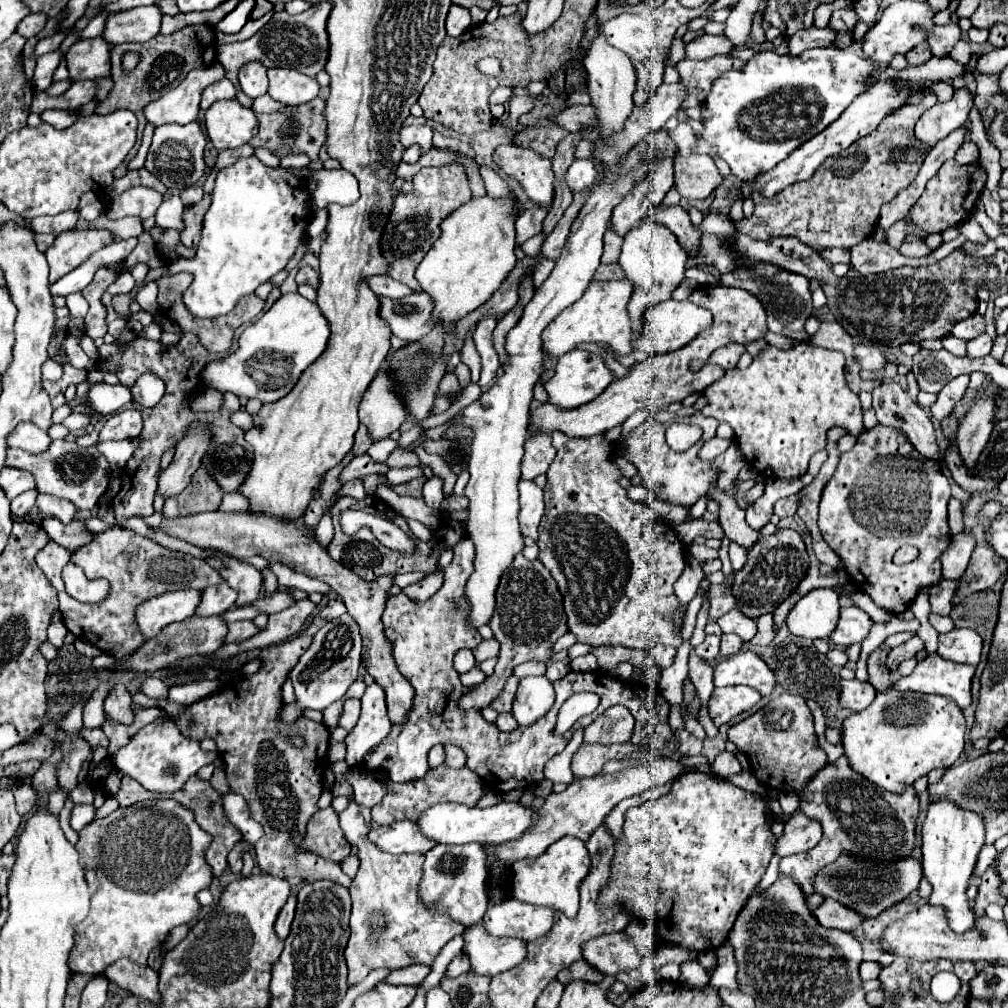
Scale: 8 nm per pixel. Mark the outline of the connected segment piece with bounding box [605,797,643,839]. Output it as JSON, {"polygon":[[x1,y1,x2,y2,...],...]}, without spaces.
{"polygon":[[629,797,629,799,625,799,623,803,619,803,619,805,605,817,605,825,607,825,607,829,615,835,615,839,619,839,619,835,621,835,625,811,627,811,629,807,633,807,633,805,639,805,639,803,643,803,643,797]]}

